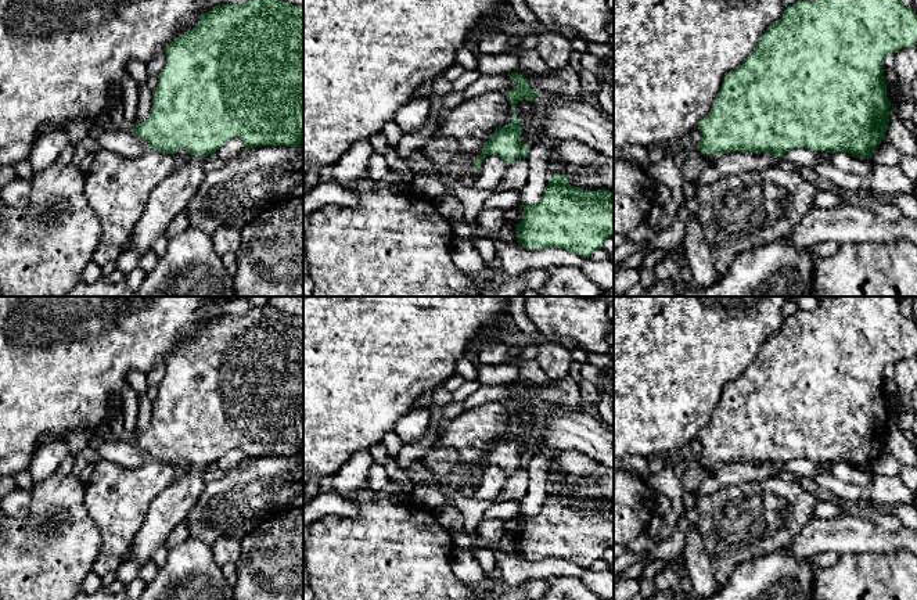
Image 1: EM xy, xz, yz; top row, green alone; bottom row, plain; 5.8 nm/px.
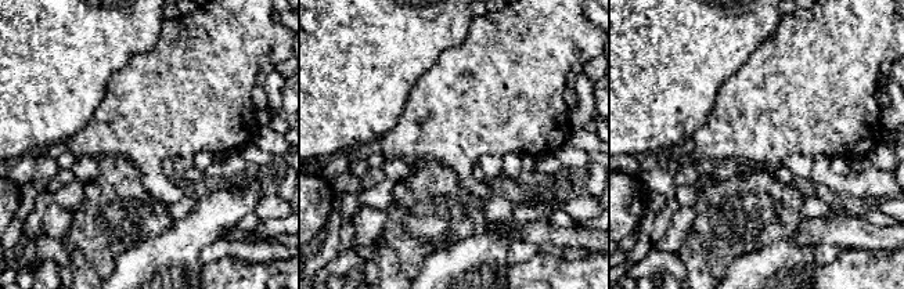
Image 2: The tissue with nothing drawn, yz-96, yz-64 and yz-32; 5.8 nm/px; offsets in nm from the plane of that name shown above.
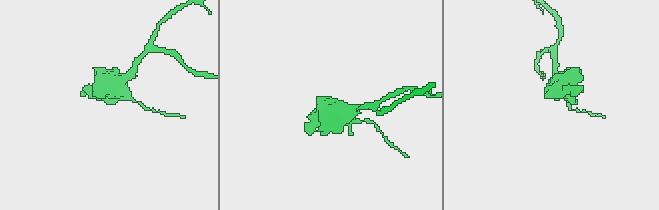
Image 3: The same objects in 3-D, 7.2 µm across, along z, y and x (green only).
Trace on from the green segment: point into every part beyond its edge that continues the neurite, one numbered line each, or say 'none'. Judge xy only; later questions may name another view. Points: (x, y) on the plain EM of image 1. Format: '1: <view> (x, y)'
1: xy (172, 506)

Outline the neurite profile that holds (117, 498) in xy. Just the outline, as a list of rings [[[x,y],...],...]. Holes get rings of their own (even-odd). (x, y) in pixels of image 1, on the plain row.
[[[103,459],[93,467],[86,484],[84,506],[101,533],[101,547],[93,564],[100,578],[121,567],[123,554],[147,518],[151,502],[176,475],[173,464],[151,459],[137,468]]]

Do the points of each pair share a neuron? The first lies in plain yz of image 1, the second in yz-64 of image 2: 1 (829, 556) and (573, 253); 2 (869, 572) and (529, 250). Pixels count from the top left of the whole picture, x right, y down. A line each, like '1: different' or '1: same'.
1: same
2: different

